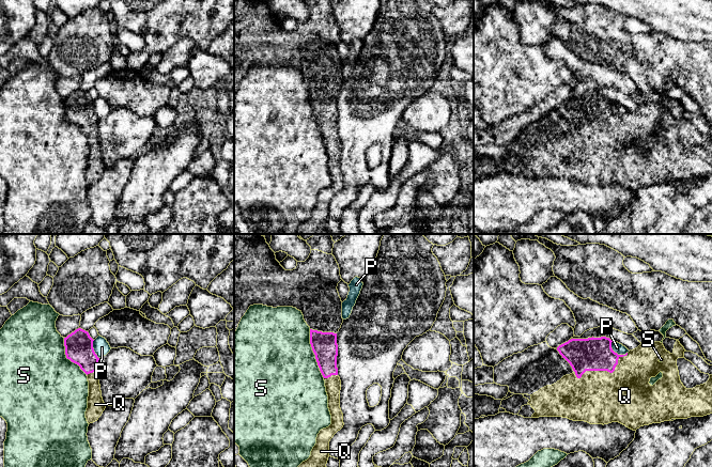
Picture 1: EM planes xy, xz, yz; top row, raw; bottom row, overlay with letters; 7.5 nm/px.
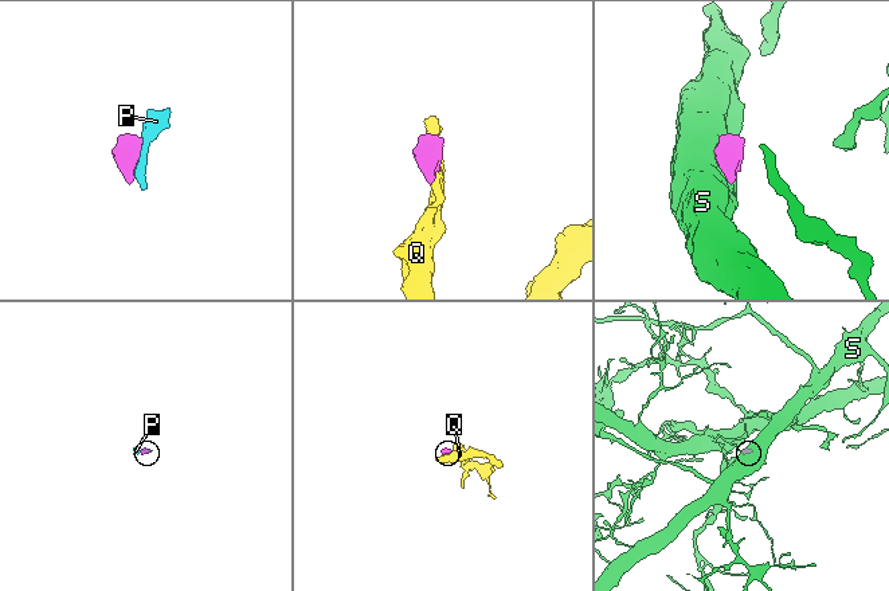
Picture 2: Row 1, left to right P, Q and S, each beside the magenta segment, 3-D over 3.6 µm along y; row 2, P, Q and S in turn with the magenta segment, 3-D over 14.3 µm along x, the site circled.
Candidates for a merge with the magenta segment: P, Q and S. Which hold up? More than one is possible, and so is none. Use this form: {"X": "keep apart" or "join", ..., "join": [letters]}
{"P": "keep apart", "Q": "join", "S": "keep apart", "join": ["Q"]}

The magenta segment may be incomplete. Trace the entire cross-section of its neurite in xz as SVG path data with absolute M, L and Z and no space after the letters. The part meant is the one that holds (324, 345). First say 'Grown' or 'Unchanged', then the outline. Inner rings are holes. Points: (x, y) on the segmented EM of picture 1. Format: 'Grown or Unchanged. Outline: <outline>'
Grown. Outline: M310 329L310 344L325 380L331 424L320 431L310 457L298 467L326 467L329 457L329 441L344 425L340 408L341 380L337 368L337 333Z

